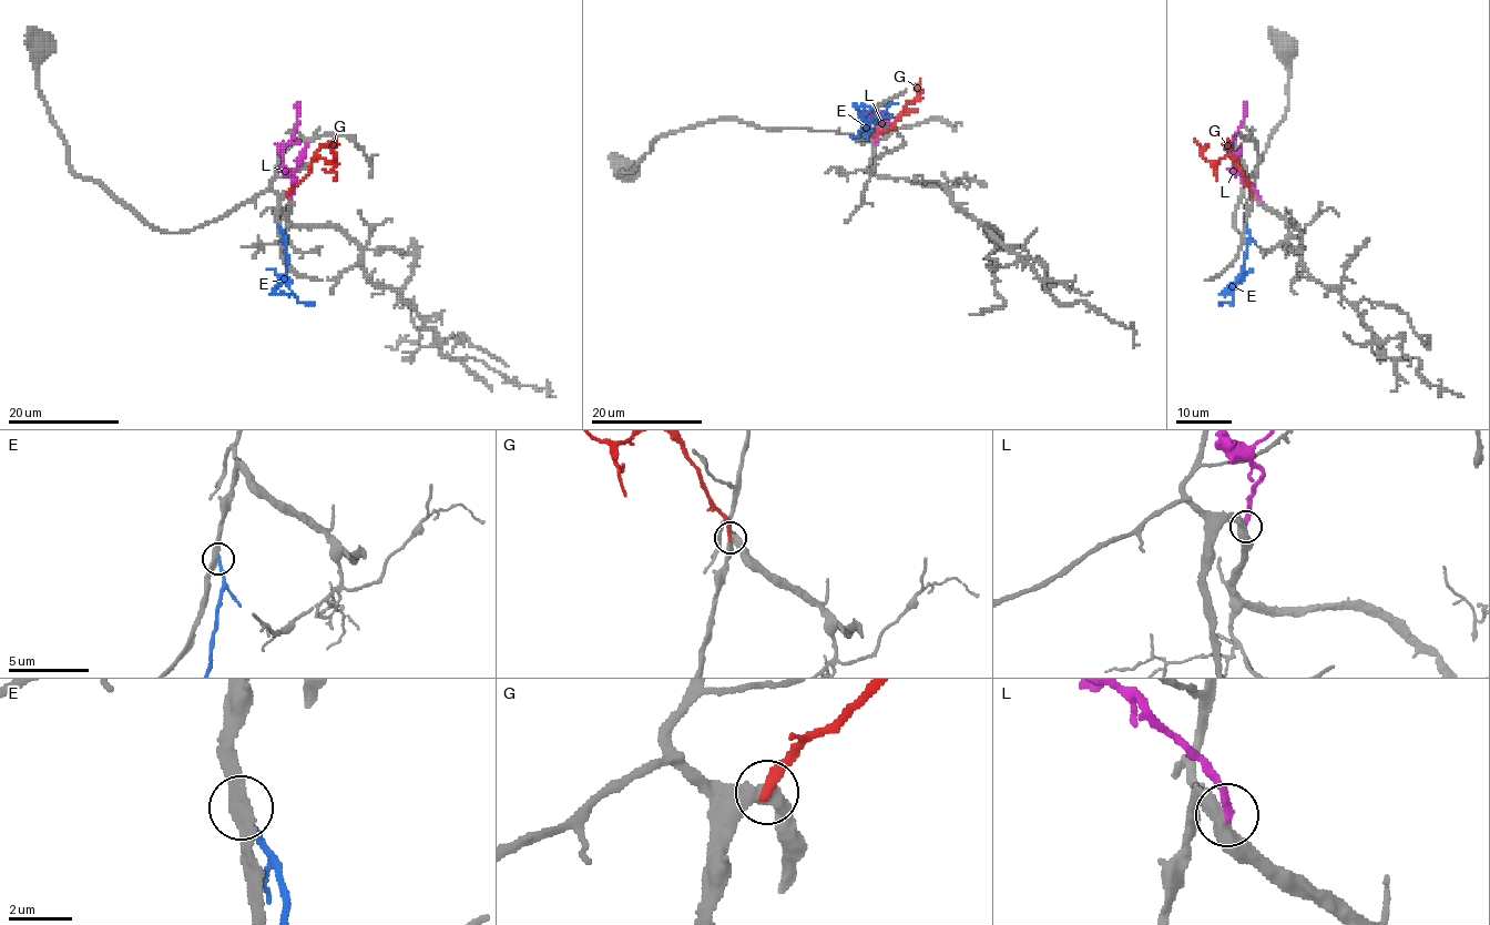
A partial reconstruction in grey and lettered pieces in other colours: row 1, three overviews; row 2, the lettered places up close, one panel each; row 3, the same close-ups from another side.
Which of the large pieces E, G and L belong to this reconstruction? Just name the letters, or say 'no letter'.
no letter

